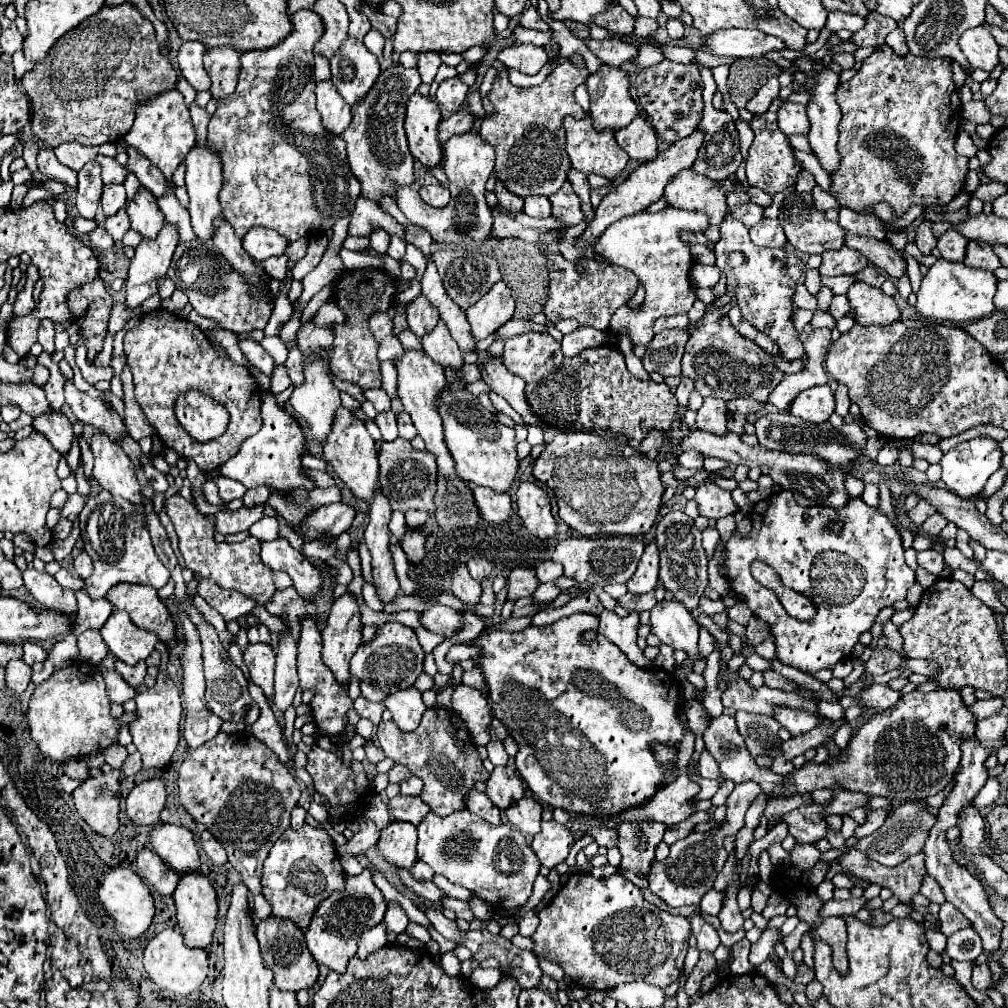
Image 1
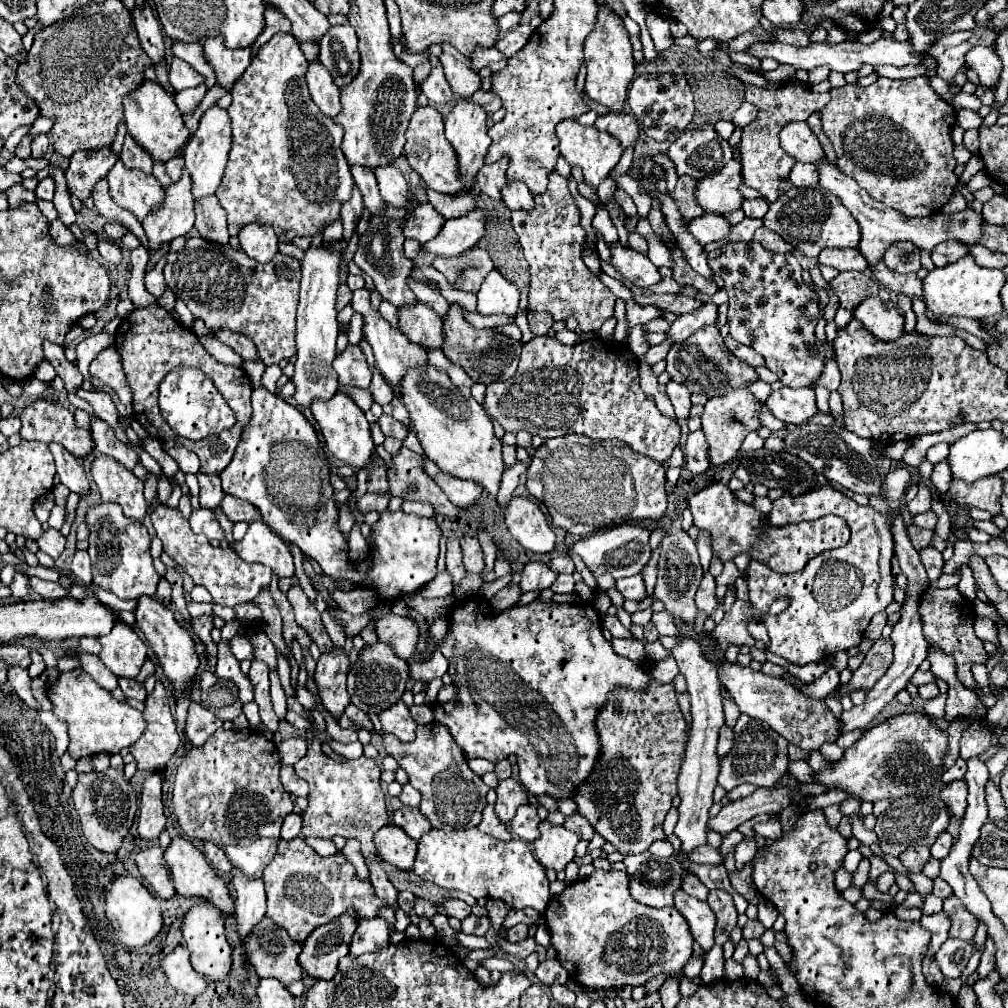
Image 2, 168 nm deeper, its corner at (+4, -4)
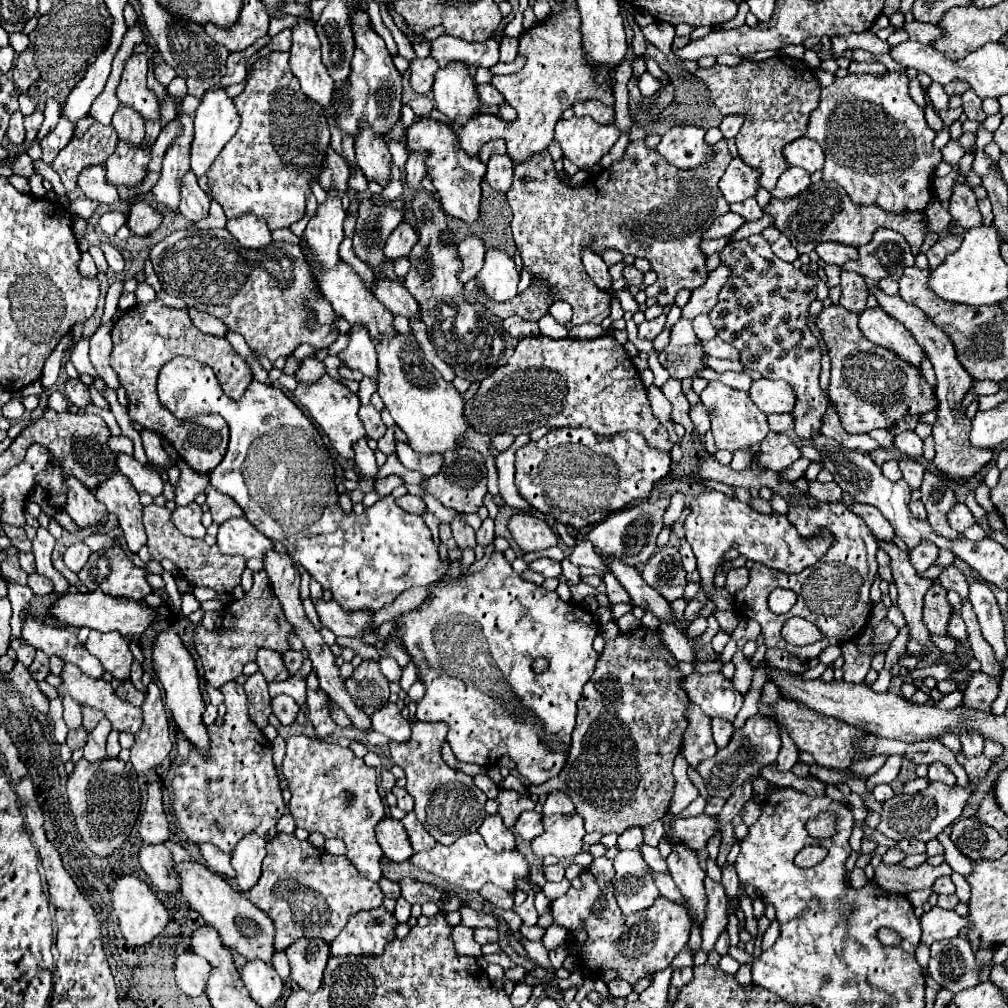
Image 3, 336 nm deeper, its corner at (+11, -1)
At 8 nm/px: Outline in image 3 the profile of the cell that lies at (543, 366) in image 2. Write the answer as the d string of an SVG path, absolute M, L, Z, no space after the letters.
M609 334L593 340L563 338L555 340L549 336L531 336L519 340L515 354L507 364L489 374L477 394L465 402L465 418L475 432L497 436L497 434L529 434L541 426L551 428L591 428L595 434L619 434L623 430L639 430L653 448L671 450L667 428L651 414L645 386L635 370L625 348Z

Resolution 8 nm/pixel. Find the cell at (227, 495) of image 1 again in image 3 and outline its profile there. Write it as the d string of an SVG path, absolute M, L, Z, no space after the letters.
M179 460L177 466L181 468L181 476L179 476L179 484L175 486L175 504L187 506L189 502L195 500L199 492L205 492L205 488L209 486L209 476L197 474L183 460Z

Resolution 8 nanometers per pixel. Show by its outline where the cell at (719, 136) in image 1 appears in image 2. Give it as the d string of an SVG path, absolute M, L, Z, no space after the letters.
M712 125L684 131L668 149L668 157L676 165L678 175L704 179L714 175L732 159L732 147Z

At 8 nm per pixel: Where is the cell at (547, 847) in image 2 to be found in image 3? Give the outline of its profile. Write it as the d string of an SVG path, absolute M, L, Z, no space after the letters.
M579 814L545 816L543 826L545 826L545 832L531 842L539 858L545 858L549 854L557 858L573 858L581 852L583 836L587 832L583 828L583 820Z

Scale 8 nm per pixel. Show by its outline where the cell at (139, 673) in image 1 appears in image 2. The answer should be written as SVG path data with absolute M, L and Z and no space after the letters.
M120 677L118 683L120 683L120 689L124 691L126 697L130 697L130 699L138 699L138 701L144 701L144 699L146 699L146 691L144 691L142 683L138 683L136 679Z

